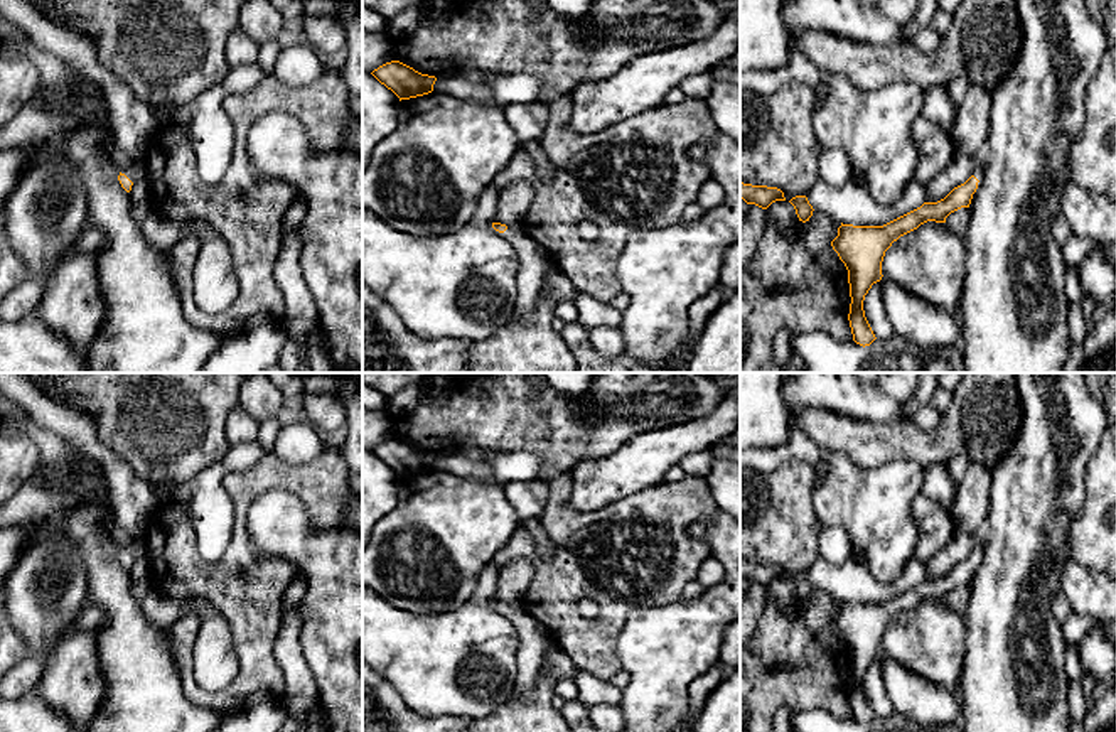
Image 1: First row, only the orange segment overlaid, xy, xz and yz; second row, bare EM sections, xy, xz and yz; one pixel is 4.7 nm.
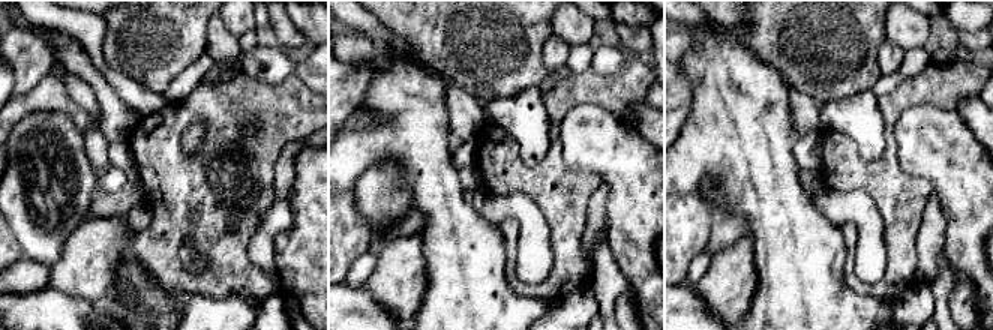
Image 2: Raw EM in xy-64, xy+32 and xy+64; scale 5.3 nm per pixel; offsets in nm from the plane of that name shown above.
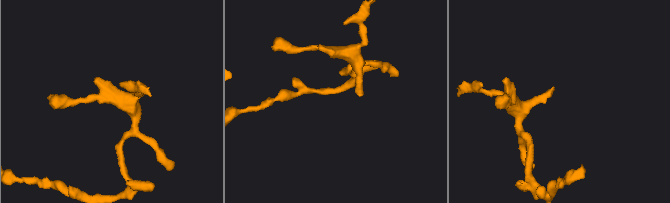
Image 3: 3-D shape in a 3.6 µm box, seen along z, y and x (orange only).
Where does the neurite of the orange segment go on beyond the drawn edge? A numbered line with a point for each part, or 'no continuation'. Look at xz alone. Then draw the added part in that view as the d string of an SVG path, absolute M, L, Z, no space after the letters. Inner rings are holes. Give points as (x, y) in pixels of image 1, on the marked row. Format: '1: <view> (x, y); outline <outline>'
1: xz (535, 260); outline M507 228L502 234L512 245L519 258L512 320L528 322L531 320L539 299L543 277L553 261L550 253L533 238L529 238L526 231Z

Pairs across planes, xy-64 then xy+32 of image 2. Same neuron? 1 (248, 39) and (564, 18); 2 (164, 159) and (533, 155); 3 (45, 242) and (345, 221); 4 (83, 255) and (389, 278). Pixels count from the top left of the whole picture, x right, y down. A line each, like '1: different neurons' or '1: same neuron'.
1: different neurons
2: different neurons
3: different neurons
4: same neuron

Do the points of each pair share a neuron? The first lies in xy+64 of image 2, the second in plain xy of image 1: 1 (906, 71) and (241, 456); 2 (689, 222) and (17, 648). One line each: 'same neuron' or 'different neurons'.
1: different neurons
2: same neuron

